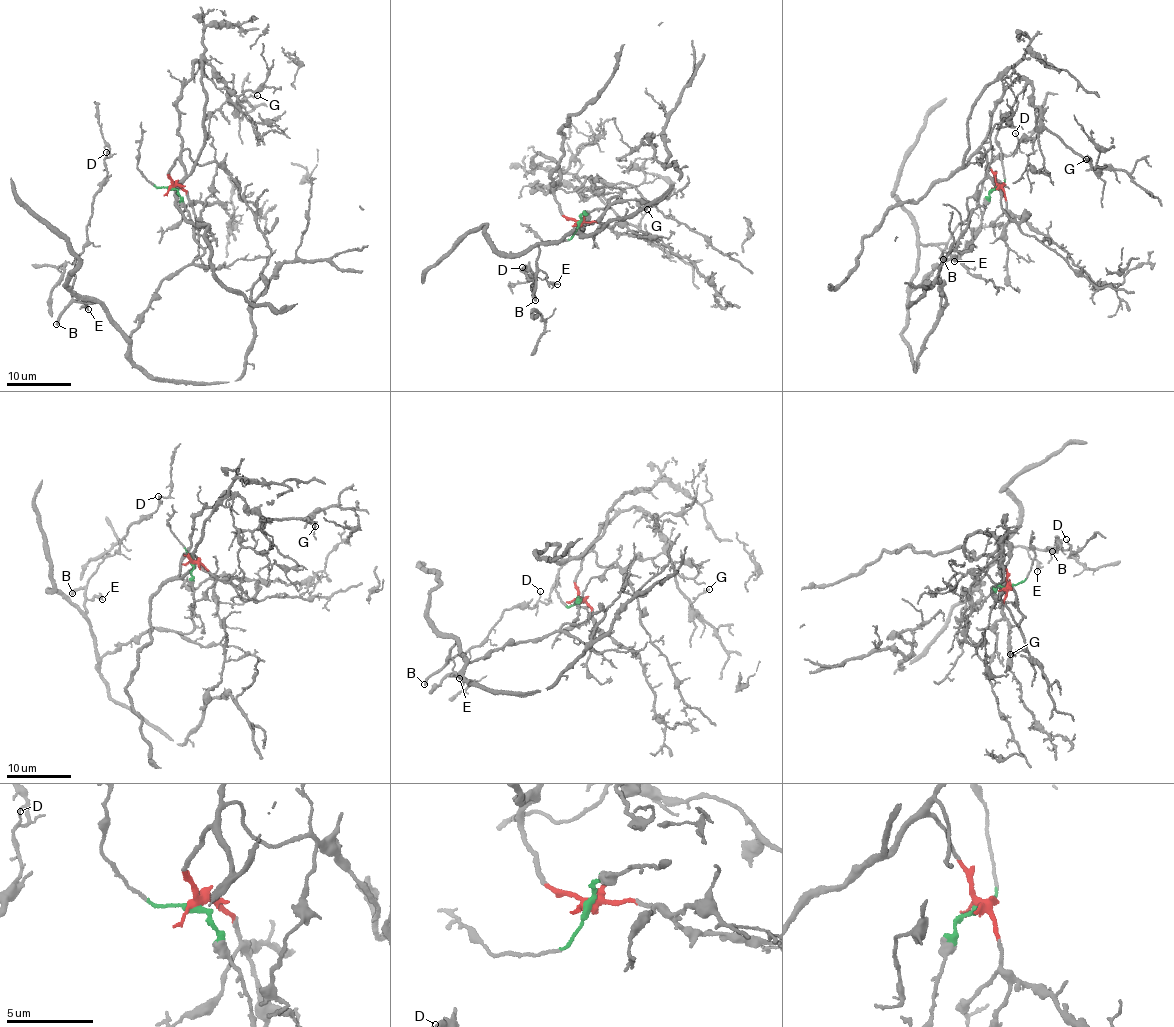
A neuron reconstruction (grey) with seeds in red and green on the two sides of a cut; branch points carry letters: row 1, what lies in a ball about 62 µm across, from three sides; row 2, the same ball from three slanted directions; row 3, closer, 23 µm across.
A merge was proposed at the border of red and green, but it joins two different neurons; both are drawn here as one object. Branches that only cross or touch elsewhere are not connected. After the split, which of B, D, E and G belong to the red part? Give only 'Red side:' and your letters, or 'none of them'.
Red side: G

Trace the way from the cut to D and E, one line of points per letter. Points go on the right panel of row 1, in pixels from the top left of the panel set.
D: (997, 186), (970, 246), (912, 289), (919, 245), (947, 242), (977, 207), (985, 167), (1017, 146), (1014, 133)
E: (997, 186), (970, 246), (912, 289), (919, 245), (931, 243), (954, 261)

